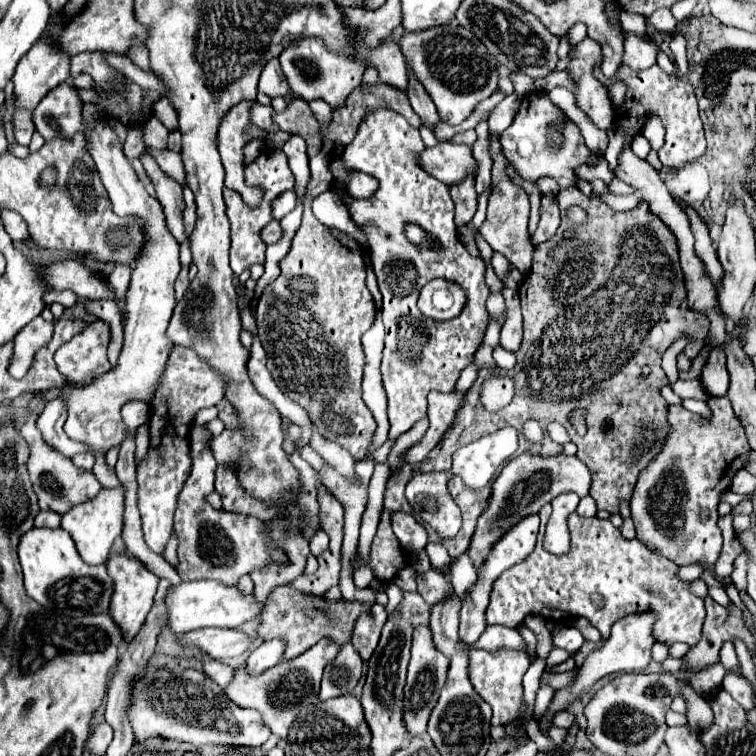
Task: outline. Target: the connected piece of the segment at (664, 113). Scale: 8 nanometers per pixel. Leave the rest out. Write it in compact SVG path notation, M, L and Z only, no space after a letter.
M623 64L615 72L613 78L605 78L603 72L601 72L601 66L595 66L593 74L605 86L605 90L609 90L609 86L615 84L617 80L627 86L623 104L619 108L613 108L615 120L625 132L623 148L631 146L631 142L643 130L643 126L649 120L649 116L659 116L663 126L665 126L665 130L667 130L665 143L658 151L659 159L664 165L678 167L683 162L691 162L691 160L703 156L707 144L705 144L705 136L703 136L703 124L701 124L701 118L699 118L699 112L697 112L695 92L693 92L693 86L689 82L683 82L677 76L665 74L657 64L647 68L647 70L633 70L627 64Z

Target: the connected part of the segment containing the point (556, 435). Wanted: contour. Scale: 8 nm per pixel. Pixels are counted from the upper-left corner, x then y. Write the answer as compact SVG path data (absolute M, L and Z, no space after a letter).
M551 422L548 425L547 433L553 441L561 445L568 443L570 441L570 437L566 429L557 422Z

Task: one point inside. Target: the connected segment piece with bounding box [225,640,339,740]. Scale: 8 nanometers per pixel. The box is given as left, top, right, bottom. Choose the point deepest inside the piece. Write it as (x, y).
(279, 694)

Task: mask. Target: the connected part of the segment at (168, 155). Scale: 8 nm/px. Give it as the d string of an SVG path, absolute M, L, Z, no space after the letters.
M147 148L147 152L155 158L155 162L169 172L171 178L175 178L177 182L183 187L186 183L186 174L181 164L181 154L173 152L173 150L155 150L155 148Z

